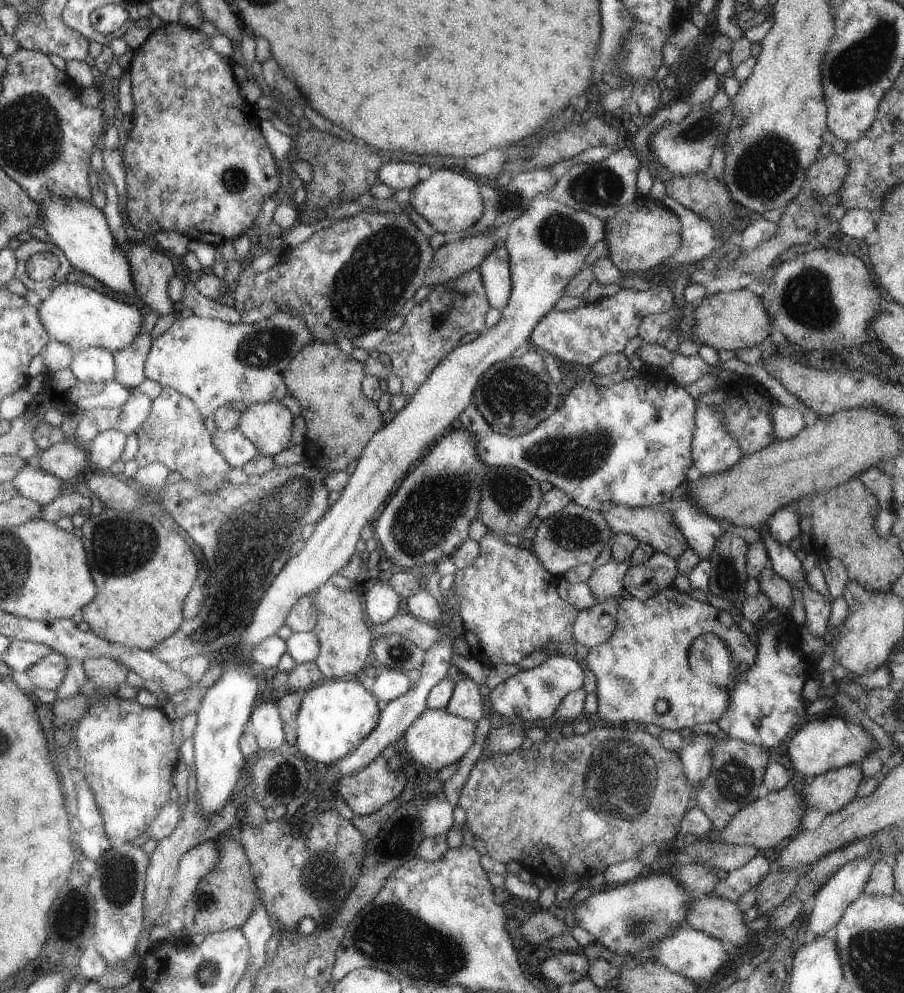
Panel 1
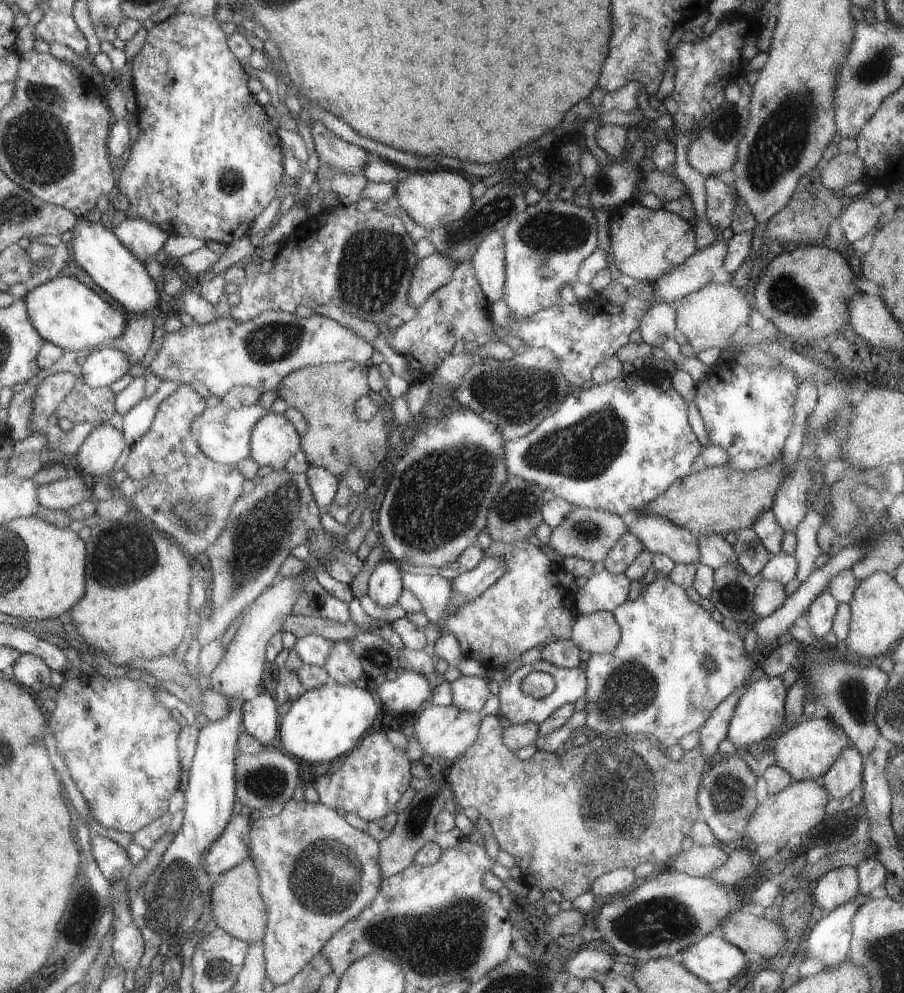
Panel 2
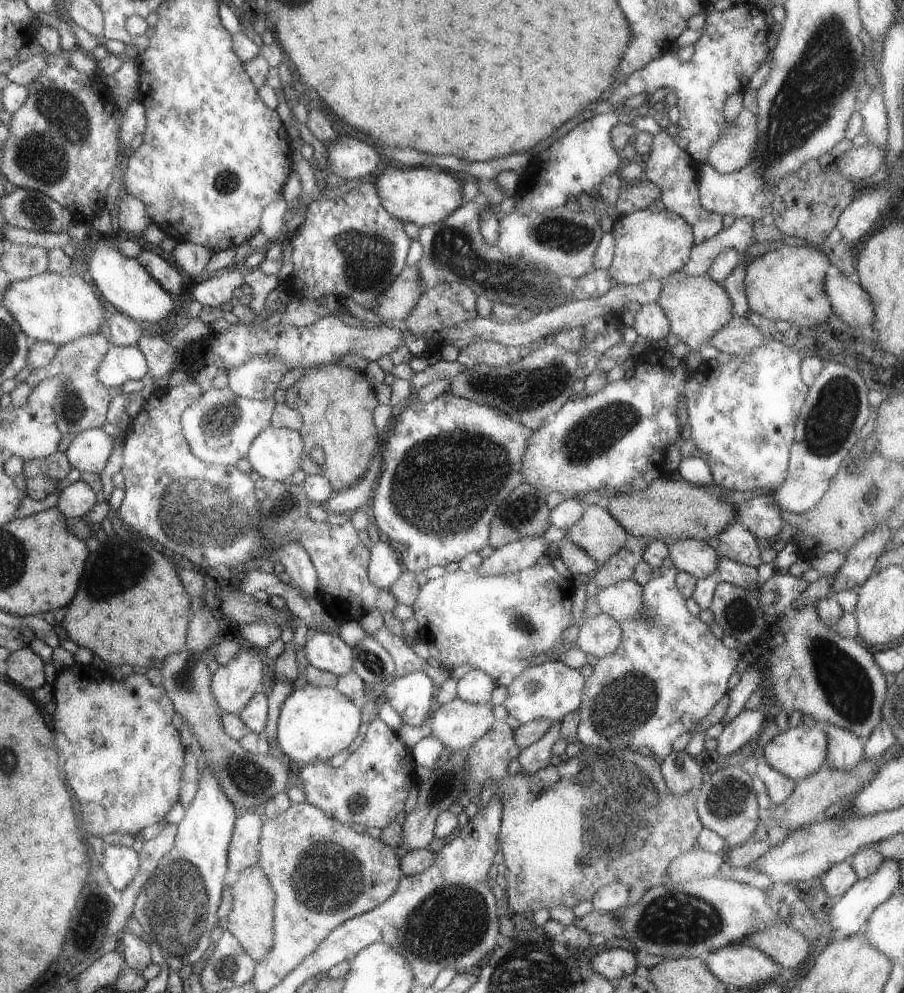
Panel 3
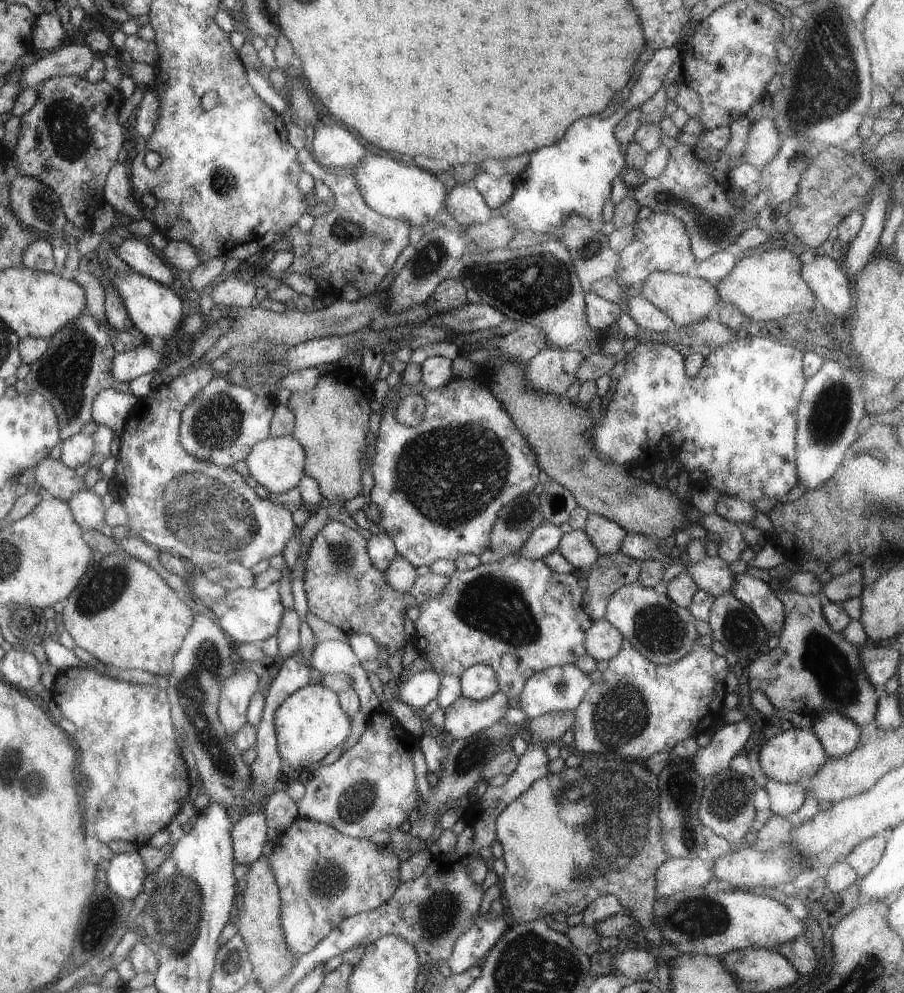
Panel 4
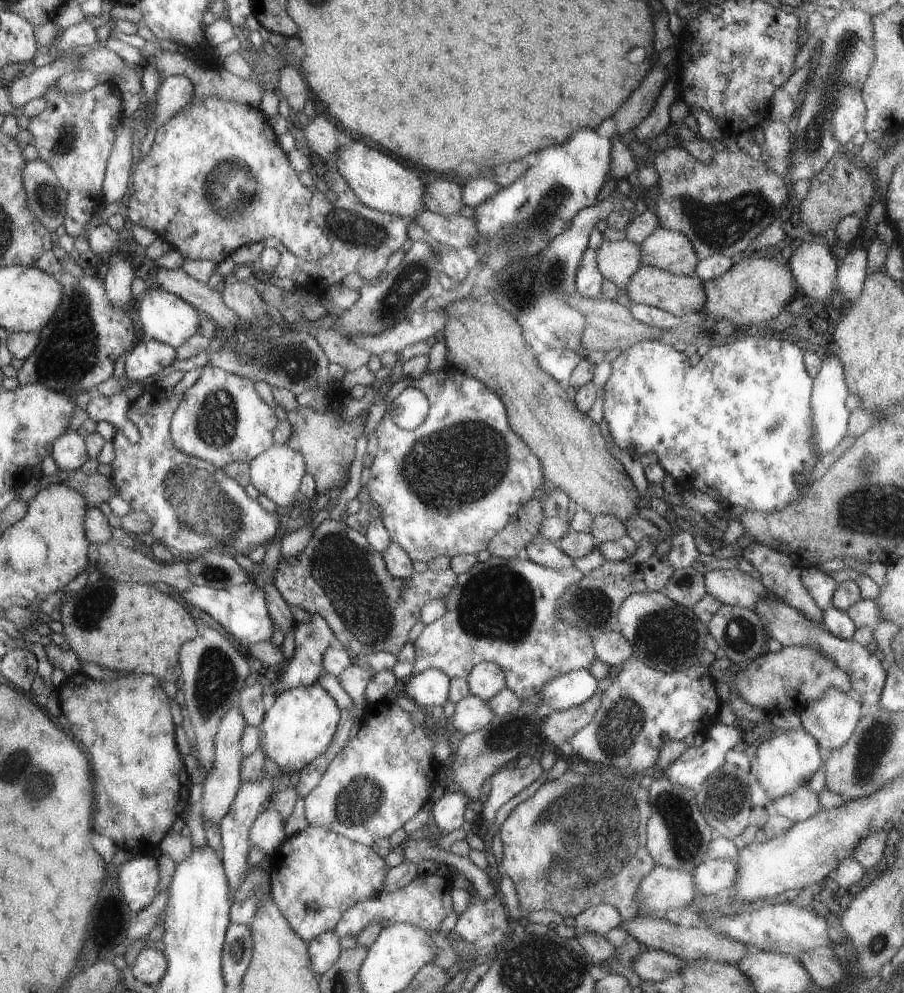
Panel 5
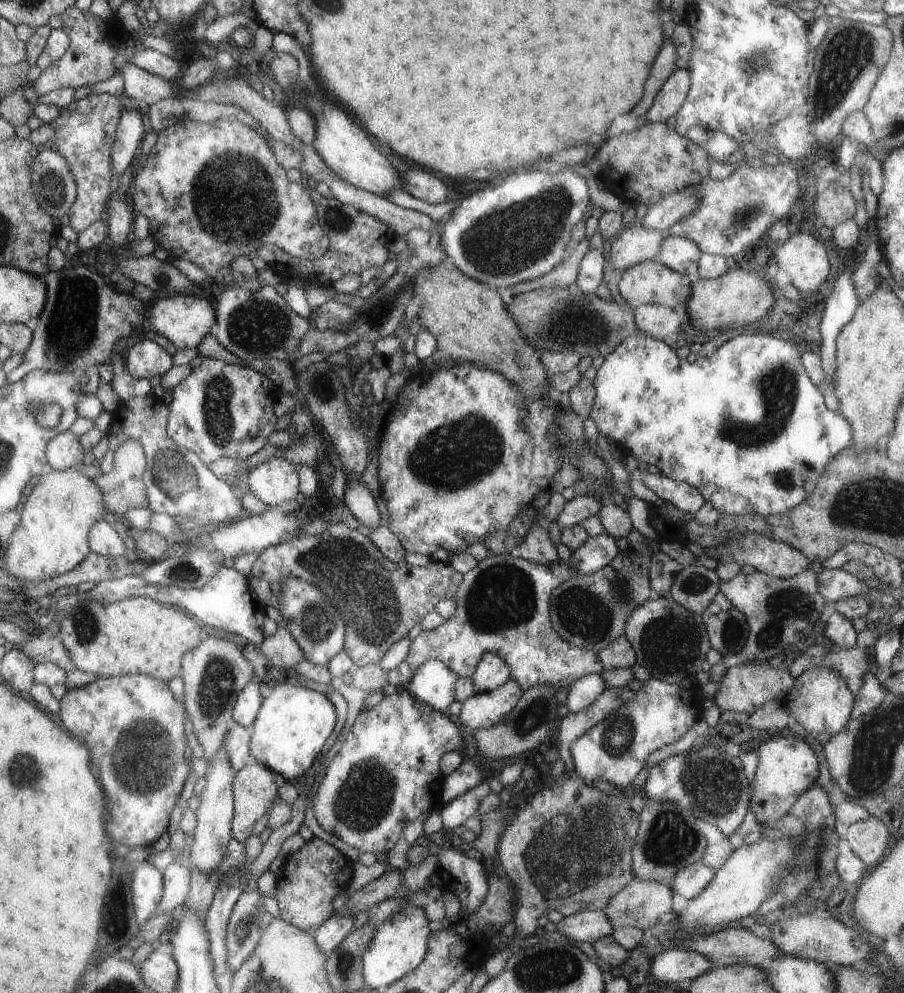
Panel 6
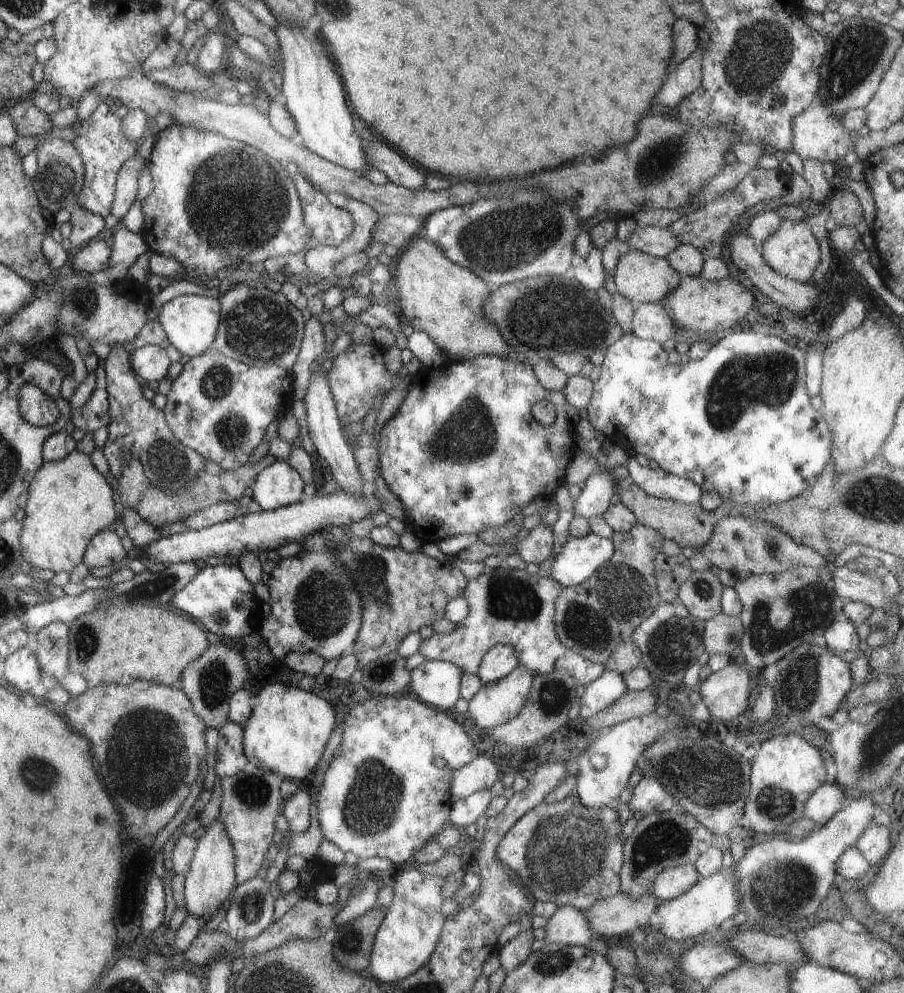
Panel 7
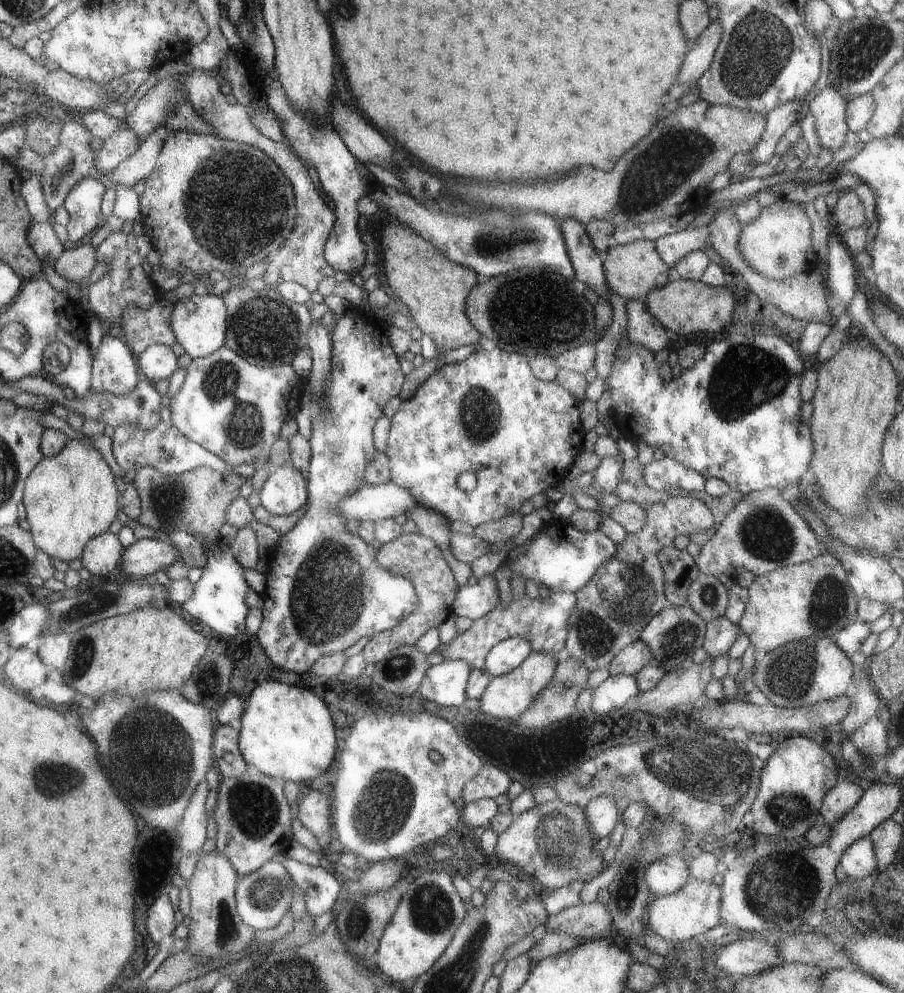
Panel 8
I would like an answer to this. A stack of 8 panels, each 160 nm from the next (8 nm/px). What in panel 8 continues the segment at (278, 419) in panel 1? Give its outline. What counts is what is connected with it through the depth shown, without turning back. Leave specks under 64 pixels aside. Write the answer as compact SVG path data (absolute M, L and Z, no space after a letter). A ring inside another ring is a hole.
M291 464L272 468L258 490L259 505L275 515L291 514L307 500L306 481Z

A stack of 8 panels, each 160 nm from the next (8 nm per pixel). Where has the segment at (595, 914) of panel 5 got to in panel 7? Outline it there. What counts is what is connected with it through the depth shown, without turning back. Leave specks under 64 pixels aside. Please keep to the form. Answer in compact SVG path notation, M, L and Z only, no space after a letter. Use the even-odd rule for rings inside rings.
M570 904L560 906L544 926L545 943L586 946L593 934L584 916Z

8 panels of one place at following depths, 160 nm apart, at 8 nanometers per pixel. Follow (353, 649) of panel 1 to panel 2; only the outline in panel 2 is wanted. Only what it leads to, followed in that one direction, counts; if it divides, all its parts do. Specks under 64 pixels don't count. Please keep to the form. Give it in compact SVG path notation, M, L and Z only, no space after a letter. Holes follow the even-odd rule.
M335 641L333 644L323 666L329 682L338 685L356 685L363 673L358 656L343 641Z

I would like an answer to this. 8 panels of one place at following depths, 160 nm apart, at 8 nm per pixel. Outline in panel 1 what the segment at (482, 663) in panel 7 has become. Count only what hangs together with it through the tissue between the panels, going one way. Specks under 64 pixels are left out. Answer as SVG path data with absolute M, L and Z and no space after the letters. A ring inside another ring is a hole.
M468 677L455 682L444 709L453 716L477 722L484 715L477 684Z

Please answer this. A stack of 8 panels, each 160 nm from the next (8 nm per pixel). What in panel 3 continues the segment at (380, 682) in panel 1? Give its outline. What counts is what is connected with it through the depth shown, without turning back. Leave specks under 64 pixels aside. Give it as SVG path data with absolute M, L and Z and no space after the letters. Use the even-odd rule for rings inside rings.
M411 671L386 681L380 700L389 703L403 723L418 727L431 713L433 698L431 679L424 671Z

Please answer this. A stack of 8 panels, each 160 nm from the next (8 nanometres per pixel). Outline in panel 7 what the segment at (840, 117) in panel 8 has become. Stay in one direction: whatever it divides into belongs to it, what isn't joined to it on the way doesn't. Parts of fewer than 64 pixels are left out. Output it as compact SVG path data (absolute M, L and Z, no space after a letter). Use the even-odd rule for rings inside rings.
M814 101L805 107L800 113L793 116L790 122L792 137L790 138L790 150L801 159L812 158L820 161L827 167L837 167L845 160L845 152L852 146L848 130L836 120L823 103Z

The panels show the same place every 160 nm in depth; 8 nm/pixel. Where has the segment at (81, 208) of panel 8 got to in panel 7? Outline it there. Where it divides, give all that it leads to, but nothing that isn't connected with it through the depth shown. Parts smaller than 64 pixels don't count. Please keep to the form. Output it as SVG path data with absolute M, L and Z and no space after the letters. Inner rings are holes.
M73 204L69 209L69 224L71 230L68 236L70 244L81 248L85 242L89 242L97 232L105 231L104 218L98 214L93 214L83 209L77 208L77 204Z

